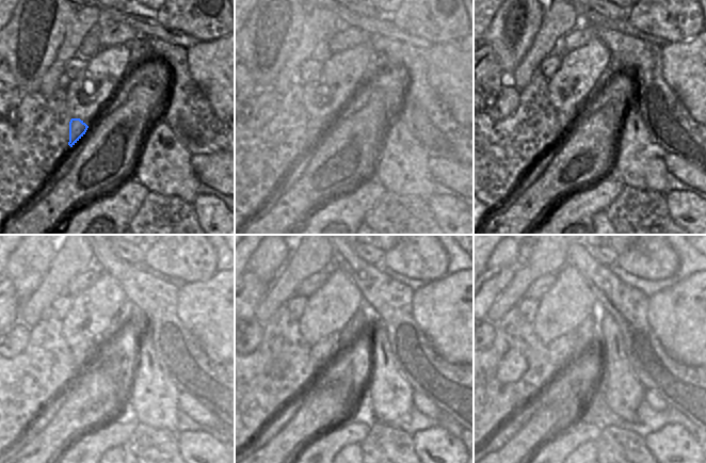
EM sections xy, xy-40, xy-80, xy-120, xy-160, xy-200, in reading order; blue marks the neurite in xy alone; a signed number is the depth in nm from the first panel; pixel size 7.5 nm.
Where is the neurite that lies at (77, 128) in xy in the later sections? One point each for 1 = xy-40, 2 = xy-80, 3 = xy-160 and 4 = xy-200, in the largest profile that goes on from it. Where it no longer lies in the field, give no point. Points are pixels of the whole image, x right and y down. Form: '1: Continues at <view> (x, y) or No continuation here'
1: Continues at xy-40 (317, 127)
2: Continues at xy-80 (560, 121)
3: Continues at xy-160 (324, 350)
4: Continues at xy-200 (562, 350).

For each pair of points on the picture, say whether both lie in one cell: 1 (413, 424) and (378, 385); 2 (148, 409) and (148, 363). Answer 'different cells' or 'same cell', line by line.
1: different cells
2: same cell

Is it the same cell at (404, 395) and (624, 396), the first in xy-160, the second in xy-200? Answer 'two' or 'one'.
one

